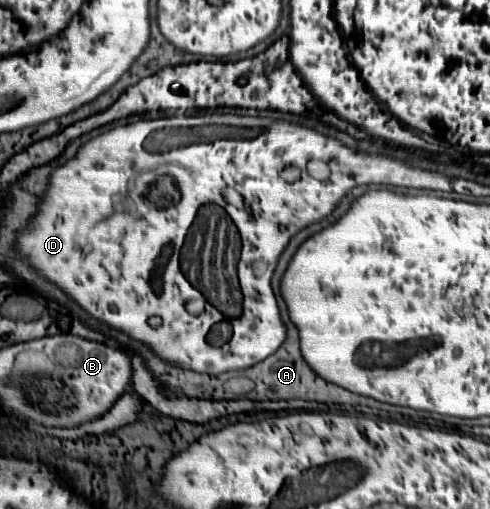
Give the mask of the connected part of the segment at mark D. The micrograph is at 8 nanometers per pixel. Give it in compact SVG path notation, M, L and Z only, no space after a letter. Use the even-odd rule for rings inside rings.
M202 111L198 116L142 119L128 126L116 126L86 142L72 160L52 172L50 188L38 206L38 216L30 228L26 228L28 236L24 234L26 230L18 234L18 250L42 276L56 282L94 318L146 342L156 354L176 366L222 374L254 366L282 346L286 340L286 326L280 318L272 290L274 266L290 238L332 214L352 188L364 184L442 192L460 192L462 188L446 176L410 168L404 162L384 156L354 152L338 140L326 138L304 126L272 118L212 111ZM204 124L230 126L230 138L176 148L144 146L146 138L156 130L174 128L174 132L180 132L184 126L194 128ZM310 158L330 162L332 174L328 182L318 182L306 174L306 162ZM284 166L300 168L300 178L296 182L282 180L280 172ZM164 176L174 178L180 198L174 204L156 206L144 198L144 192L150 182L162 180ZM226 186L232 186L242 194L246 208L238 210L222 200L222 188ZM204 204L222 206L242 238L238 280L244 296L244 310L242 316L234 318L234 334L224 346L212 346L208 342L208 332L222 320L222 312L210 306L210 302L186 282L178 268L178 242L182 242L182 230L190 228L194 214ZM166 246L172 254L162 268L162 290L156 294L152 284L156 260ZM194 298L204 302L204 312L198 316L186 310L186 304ZM152 316L162 318L158 328L148 324Z

